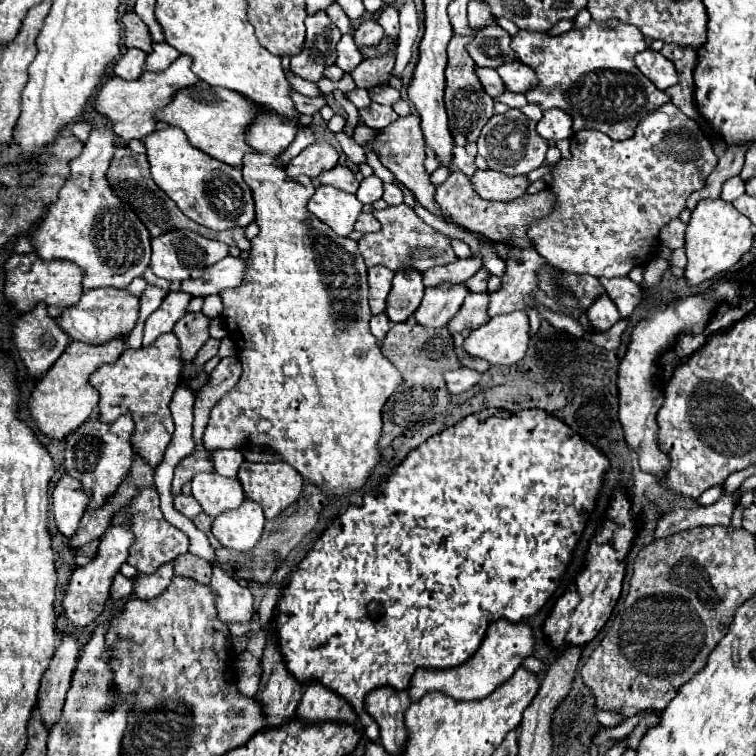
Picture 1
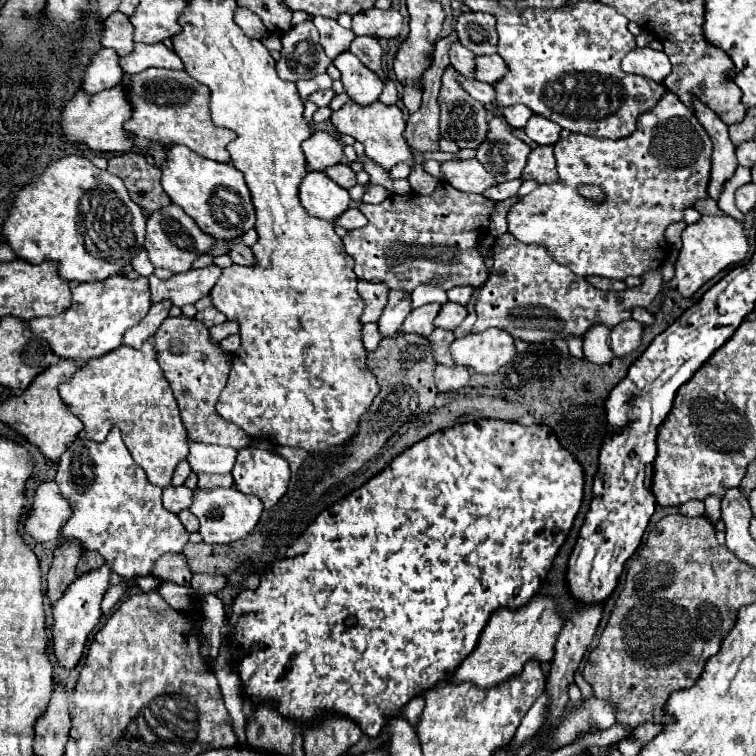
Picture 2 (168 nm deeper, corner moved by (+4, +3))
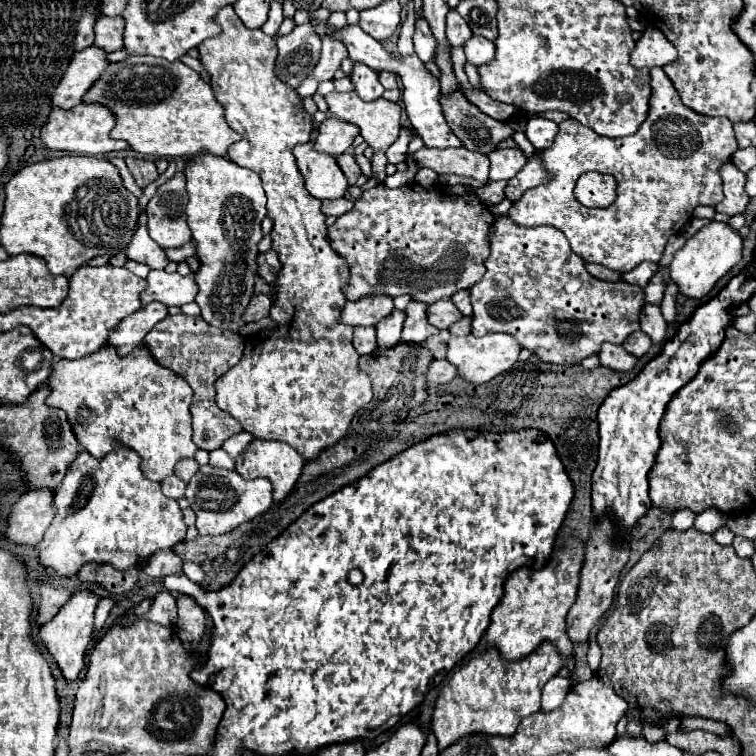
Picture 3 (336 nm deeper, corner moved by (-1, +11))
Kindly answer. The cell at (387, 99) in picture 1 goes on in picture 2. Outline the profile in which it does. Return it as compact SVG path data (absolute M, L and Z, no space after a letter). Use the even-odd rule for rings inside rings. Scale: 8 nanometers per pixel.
M342 52L334 58L334 66L342 72L342 84L346 94L360 106L368 106L378 100L384 90L384 82L376 72L360 64L360 60L350 52Z

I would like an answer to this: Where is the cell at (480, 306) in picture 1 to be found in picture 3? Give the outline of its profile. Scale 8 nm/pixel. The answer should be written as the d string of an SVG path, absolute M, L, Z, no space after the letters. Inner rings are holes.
M437 300L435 304L427 306L427 322L439 330L449 328L457 320L461 320L461 314L451 300Z

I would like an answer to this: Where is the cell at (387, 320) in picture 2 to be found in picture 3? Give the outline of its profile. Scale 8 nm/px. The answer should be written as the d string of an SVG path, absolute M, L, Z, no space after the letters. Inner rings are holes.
M393 310L385 320L381 320L381 324L377 324L377 346L379 350L387 350L399 344L399 336L401 336L401 328L403 328L403 320L405 320L405 312Z

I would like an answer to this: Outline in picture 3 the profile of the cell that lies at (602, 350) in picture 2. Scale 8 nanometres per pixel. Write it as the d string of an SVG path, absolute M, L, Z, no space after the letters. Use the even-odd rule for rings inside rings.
M603 344L599 352L599 360L601 360L601 366L615 372L629 372L637 364L637 358L633 354L625 352L623 346L615 346L615 344Z

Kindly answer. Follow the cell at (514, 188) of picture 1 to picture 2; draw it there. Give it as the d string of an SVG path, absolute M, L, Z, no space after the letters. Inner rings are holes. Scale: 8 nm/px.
M472 158L472 160L460 160L460 162L442 162L442 174L448 184L462 192L482 194L484 190L496 186L496 178L484 170L484 166Z

